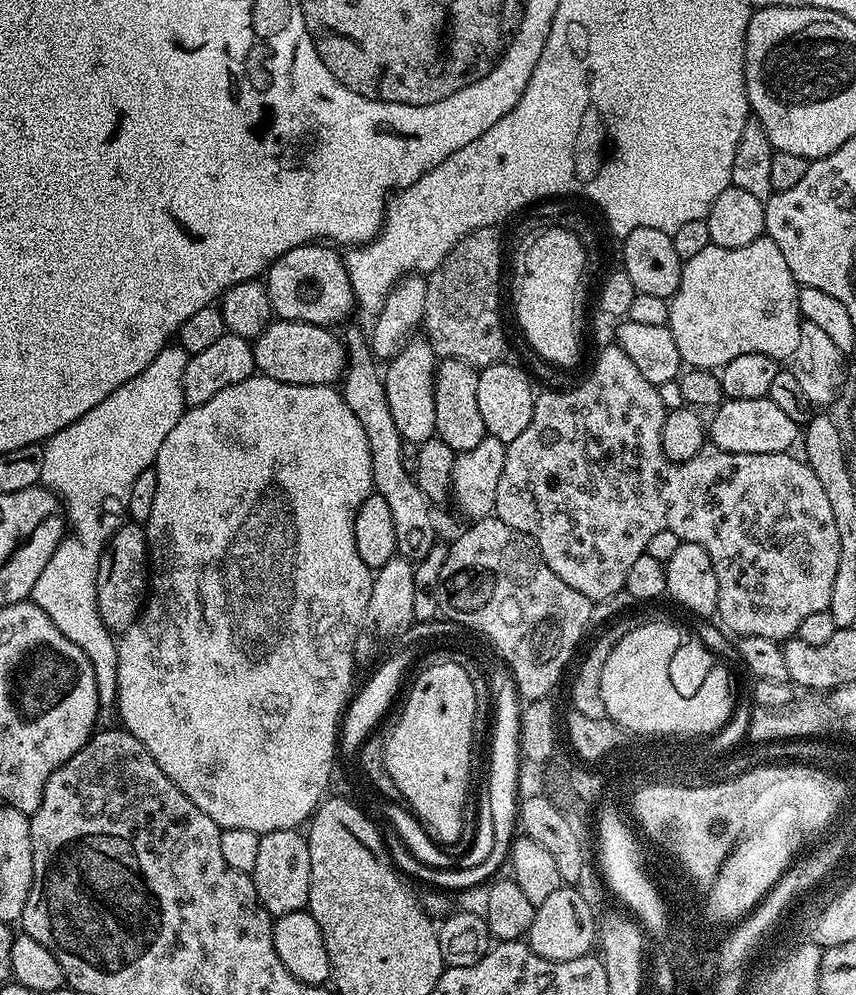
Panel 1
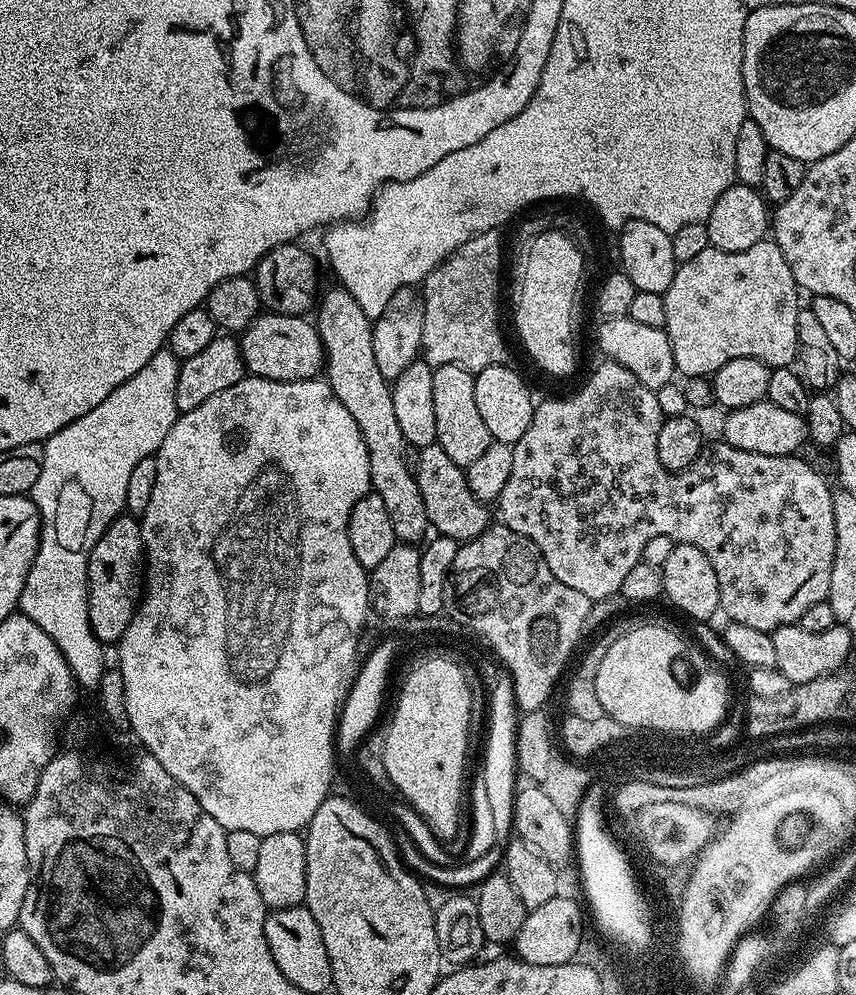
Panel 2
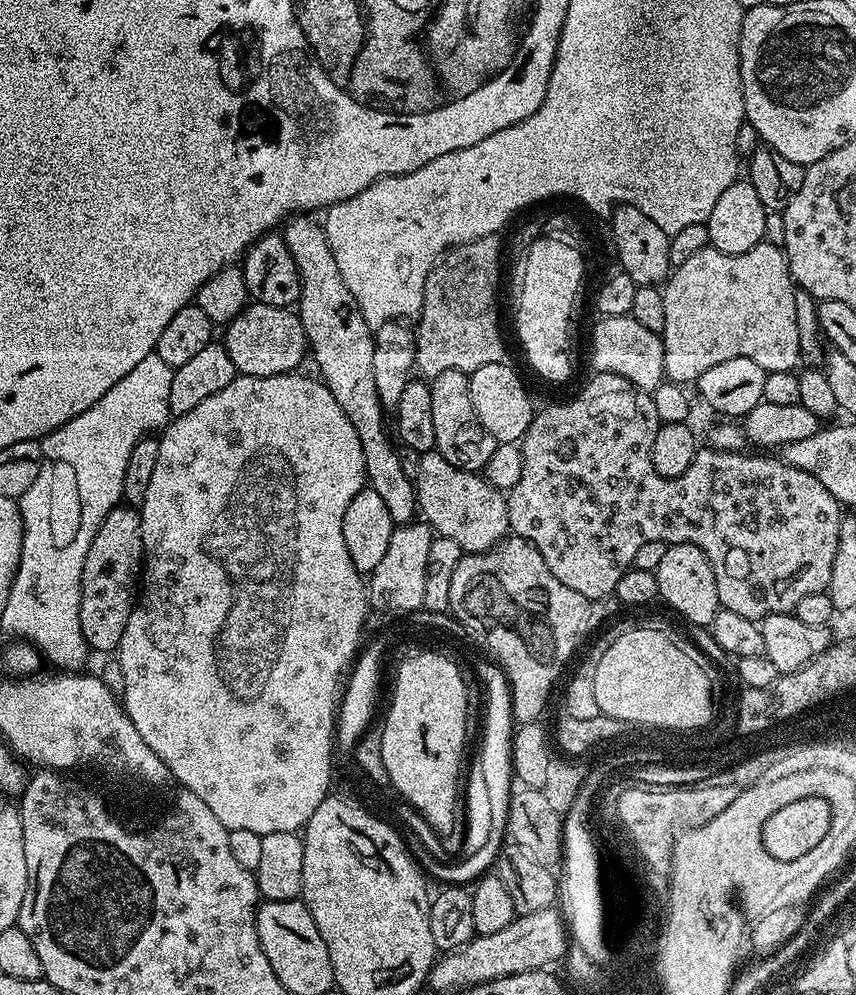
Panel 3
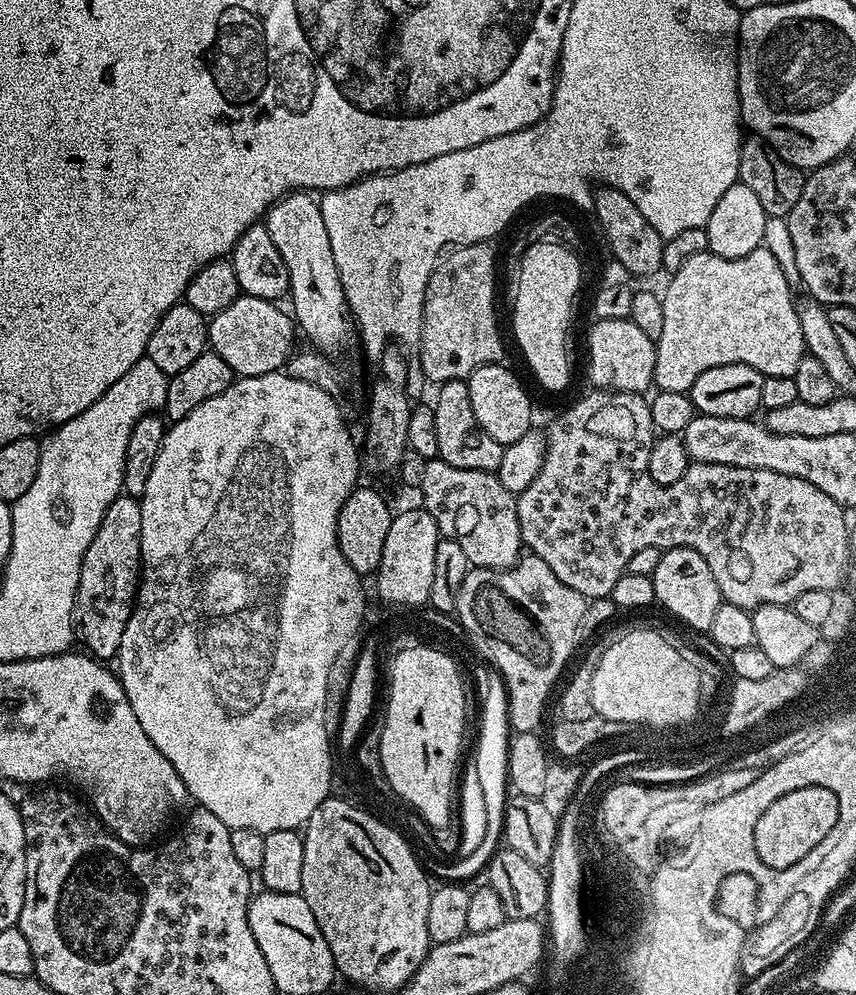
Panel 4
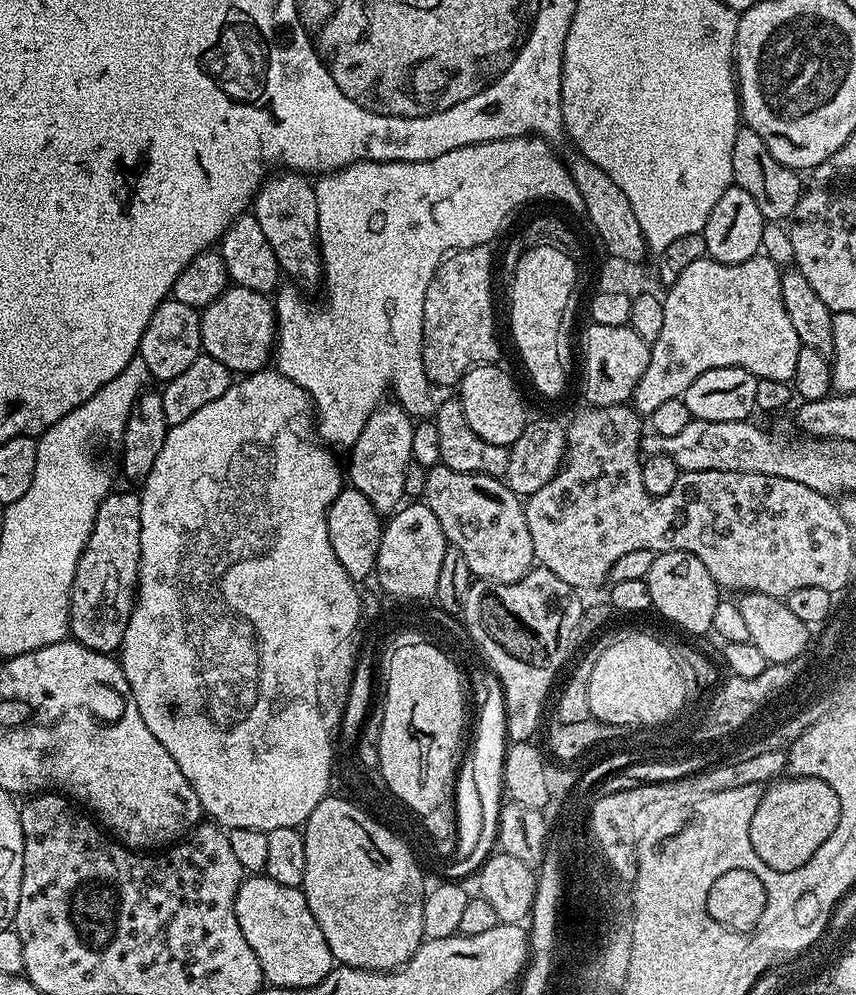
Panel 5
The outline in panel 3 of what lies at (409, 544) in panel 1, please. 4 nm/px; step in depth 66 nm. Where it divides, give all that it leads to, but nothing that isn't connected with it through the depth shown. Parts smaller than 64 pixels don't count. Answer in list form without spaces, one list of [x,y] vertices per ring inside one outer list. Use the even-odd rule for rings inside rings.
[[[297,214],[283,225],[282,235],[284,244],[290,250],[294,258],[294,266],[300,275],[300,298],[298,301],[298,315],[304,333],[308,339],[310,356],[316,359],[316,368],[319,379],[328,387],[330,394],[342,406],[346,418],[354,426],[354,430],[360,439],[360,449],[364,455],[364,471],[367,483],[380,495],[382,502],[386,502],[386,510],[390,510],[390,518],[393,525],[406,525],[413,519],[412,515],[417,515],[418,505],[416,503],[416,490],[413,481],[402,470],[402,462],[397,445],[392,445],[388,441],[388,432],[384,429],[384,415],[386,409],[380,403],[378,390],[375,389],[374,382],[374,328],[368,325],[368,320],[364,317],[365,309],[361,301],[350,294],[348,282],[342,278],[338,270],[338,262],[334,262],[334,254],[328,245],[328,239],[323,227],[319,223],[312,221],[313,217],[308,214]]]

